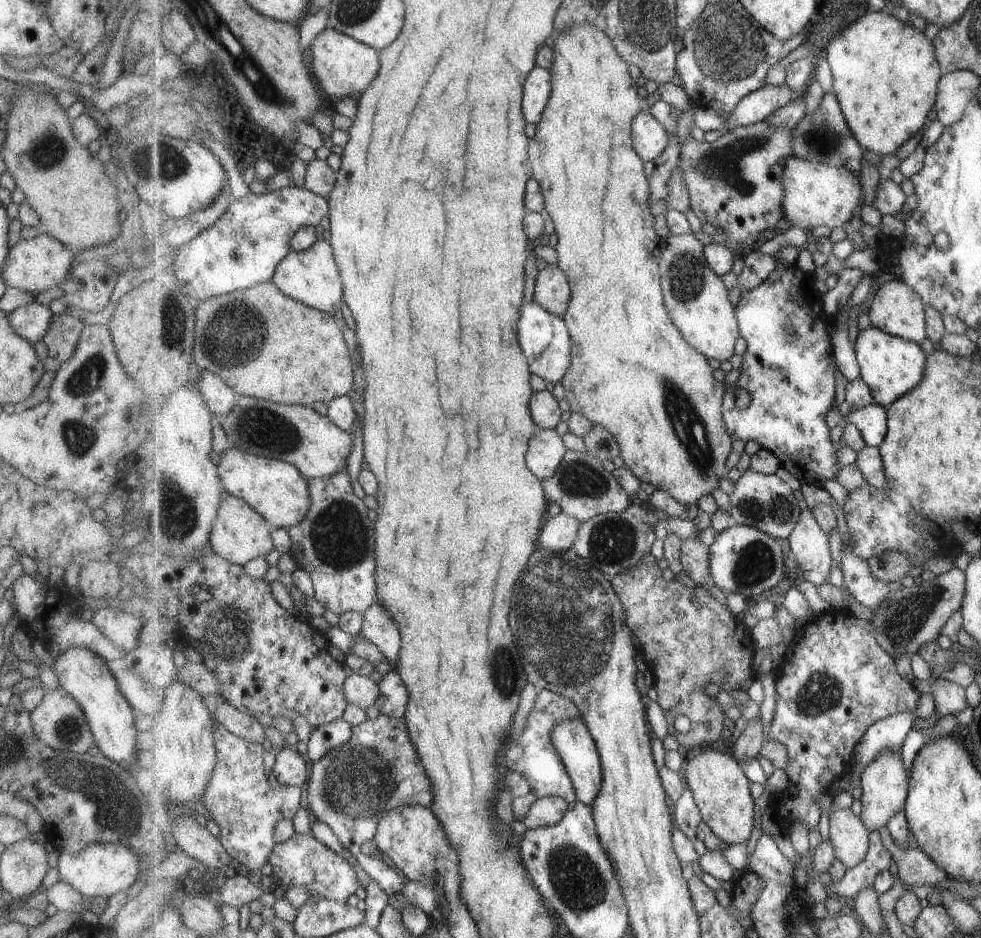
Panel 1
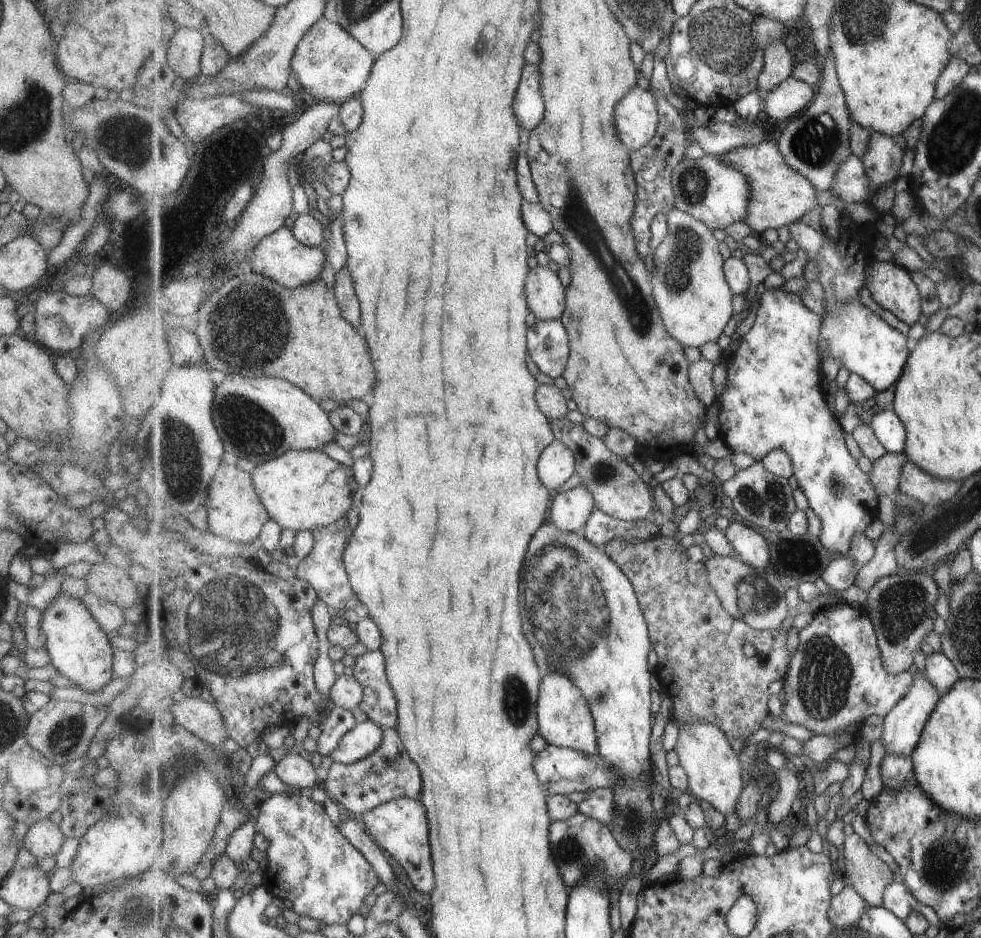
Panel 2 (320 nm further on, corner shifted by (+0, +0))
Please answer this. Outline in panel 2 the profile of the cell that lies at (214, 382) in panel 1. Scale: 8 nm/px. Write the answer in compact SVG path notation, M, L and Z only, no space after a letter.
M185 326L171 329L168 332L168 341L175 365L206 363L205 351L195 330L187 330Z

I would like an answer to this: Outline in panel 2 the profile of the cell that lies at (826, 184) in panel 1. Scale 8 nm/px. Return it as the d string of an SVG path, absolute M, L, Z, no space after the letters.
M771 138L755 144L743 146L721 155L721 160L735 166L743 174L747 174L751 182L751 202L745 223L755 232L762 234L767 229L777 231L782 226L791 226L811 210L821 208L817 204L817 188L799 172L795 172L783 152L779 149L777 141Z

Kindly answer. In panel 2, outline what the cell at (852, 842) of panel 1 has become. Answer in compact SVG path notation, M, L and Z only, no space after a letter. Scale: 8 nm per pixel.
M853 833L844 844L845 874L868 905L883 906L883 894L890 884L897 880L898 873L889 868L879 856L871 852L869 844Z

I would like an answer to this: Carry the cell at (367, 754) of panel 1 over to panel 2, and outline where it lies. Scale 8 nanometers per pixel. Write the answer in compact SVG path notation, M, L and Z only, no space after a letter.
M387 729L384 733L386 738L383 744L373 754L350 765L334 762L322 783L327 797L345 807L355 818L360 819L367 811L393 799L407 797L421 801L423 780L419 766L407 754L398 729Z

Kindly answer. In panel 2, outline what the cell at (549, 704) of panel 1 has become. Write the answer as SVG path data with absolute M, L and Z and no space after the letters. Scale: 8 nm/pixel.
M613 788L591 789L580 803L580 812L611 826L616 817L616 796Z

